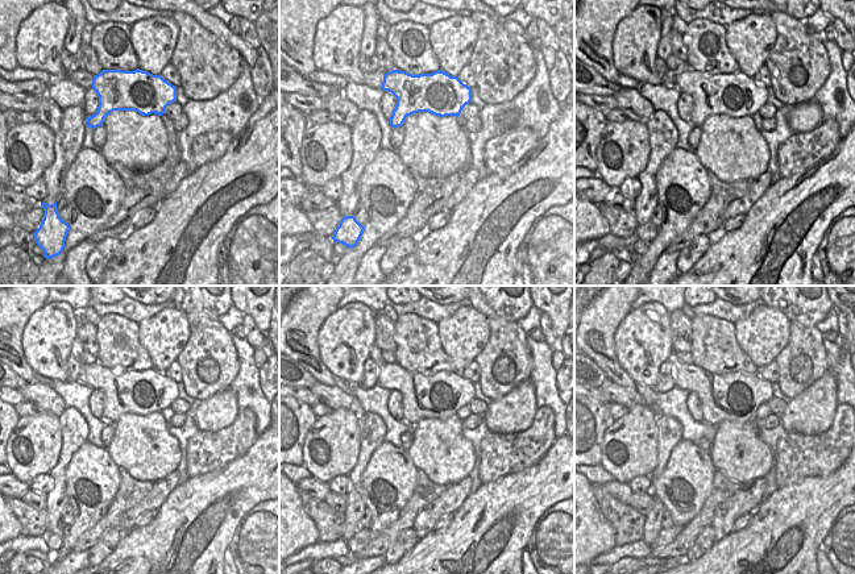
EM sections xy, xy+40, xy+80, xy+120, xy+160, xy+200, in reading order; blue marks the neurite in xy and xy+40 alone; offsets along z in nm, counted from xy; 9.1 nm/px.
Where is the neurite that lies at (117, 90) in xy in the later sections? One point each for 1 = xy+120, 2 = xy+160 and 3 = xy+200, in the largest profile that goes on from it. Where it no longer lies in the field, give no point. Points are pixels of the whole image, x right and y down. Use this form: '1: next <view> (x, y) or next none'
1: next xy+120 (141, 392)
2: next xy+160 (440, 395)
3: next xy+200 (735, 396)

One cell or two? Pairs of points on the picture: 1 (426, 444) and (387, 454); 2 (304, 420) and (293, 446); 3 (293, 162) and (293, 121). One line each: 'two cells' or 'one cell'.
1: two cells
2: one cell
3: one cell

